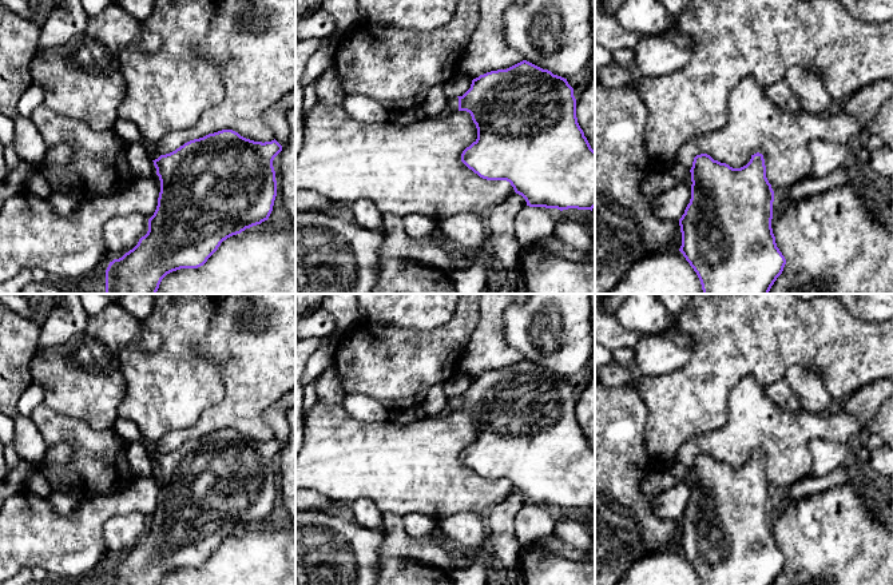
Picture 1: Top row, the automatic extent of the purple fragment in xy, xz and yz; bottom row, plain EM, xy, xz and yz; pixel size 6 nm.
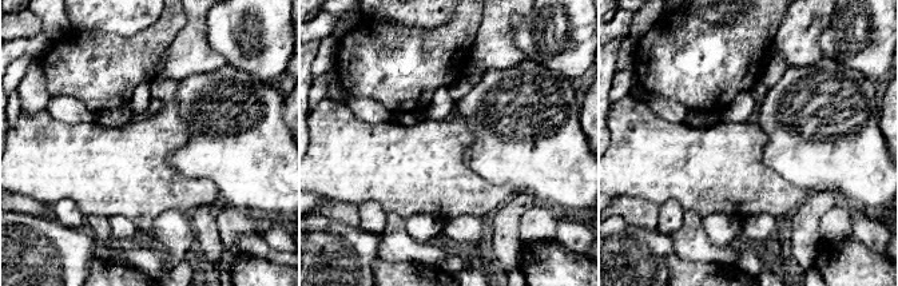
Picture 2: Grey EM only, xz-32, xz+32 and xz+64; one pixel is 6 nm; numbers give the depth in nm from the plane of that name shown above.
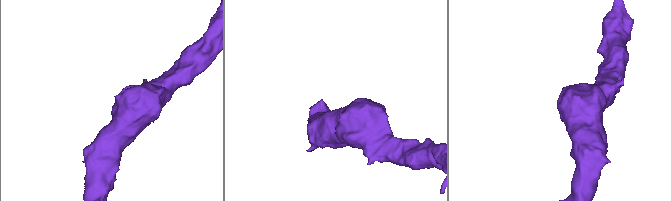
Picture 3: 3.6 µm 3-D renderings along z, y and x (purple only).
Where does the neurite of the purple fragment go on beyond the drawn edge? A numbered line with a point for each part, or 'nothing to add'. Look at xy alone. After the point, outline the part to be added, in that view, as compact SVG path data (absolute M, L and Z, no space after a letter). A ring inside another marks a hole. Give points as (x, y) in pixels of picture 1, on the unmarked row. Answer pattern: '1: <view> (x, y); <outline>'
1: xy (126, 429); M118 418L114 425L114 430L119 437L126 439L127 442L142 442L147 447L147 451L152 459L160 455L156 442L144 438L139 427L132 421Z

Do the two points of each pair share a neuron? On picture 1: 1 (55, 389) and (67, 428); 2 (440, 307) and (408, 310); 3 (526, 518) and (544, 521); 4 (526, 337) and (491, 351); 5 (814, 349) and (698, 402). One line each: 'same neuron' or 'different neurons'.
1: different neurons
2: same neuron
3: same neuron
4: different neurons
5: same neuron

